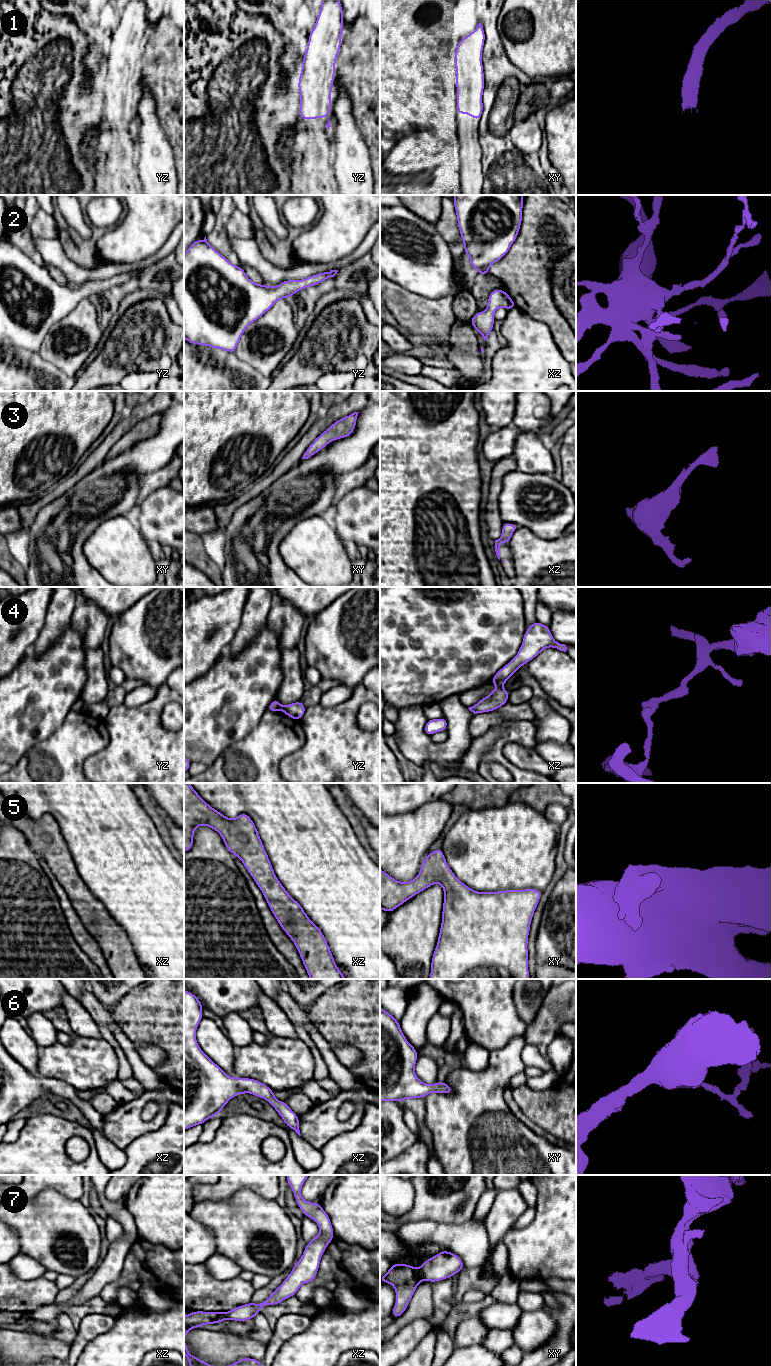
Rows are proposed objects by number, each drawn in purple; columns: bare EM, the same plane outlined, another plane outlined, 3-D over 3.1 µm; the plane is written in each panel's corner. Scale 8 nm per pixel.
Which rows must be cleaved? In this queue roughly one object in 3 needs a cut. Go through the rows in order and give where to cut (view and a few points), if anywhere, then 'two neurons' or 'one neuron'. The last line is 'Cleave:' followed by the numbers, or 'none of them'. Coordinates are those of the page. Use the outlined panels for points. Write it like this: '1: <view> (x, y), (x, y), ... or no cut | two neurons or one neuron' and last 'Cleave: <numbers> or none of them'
1: no cut | one neuron
2: no cut | one neuron
3: no cut | one neuron
4: yz (283, 707), (284, 710) | two neurons
5: no cut | one neuron
6: no cut | one neuron
7: xy (418, 1269), (422, 1278) | two neurons
Cleave: 4, 7

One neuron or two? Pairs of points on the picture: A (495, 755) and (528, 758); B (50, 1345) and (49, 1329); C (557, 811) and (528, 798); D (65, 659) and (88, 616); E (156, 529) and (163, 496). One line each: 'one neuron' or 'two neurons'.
A: two neurons
B: two neurons
C: one neuron
D: two neurons
E: one neuron

